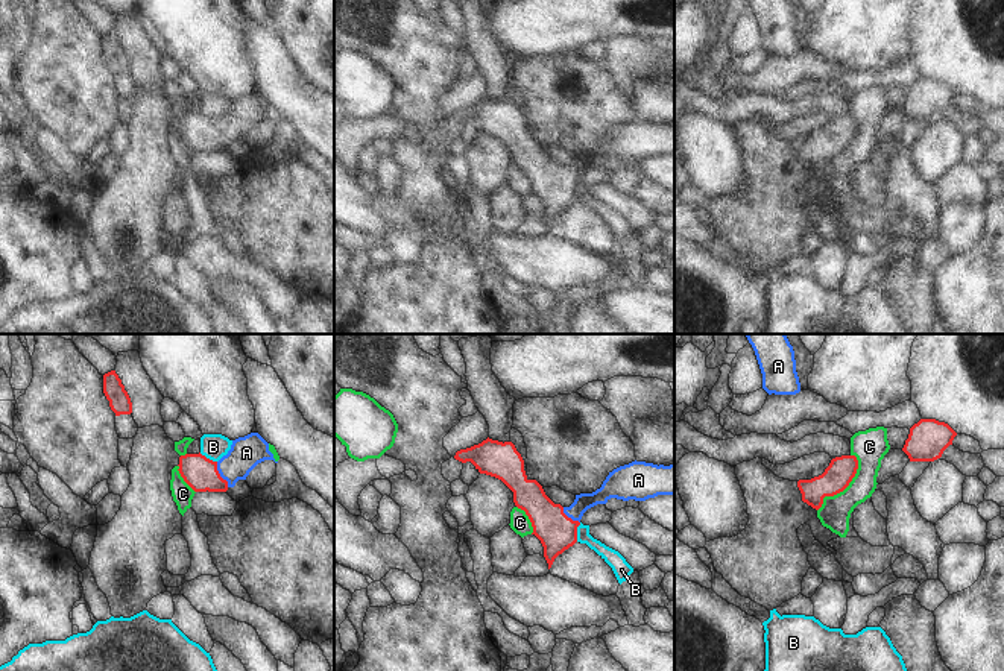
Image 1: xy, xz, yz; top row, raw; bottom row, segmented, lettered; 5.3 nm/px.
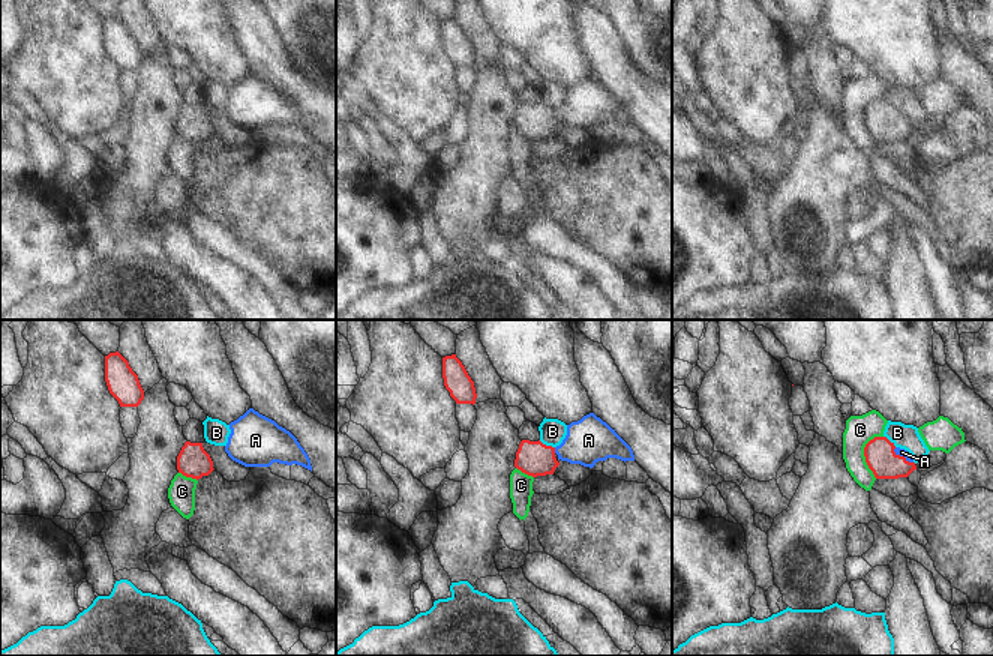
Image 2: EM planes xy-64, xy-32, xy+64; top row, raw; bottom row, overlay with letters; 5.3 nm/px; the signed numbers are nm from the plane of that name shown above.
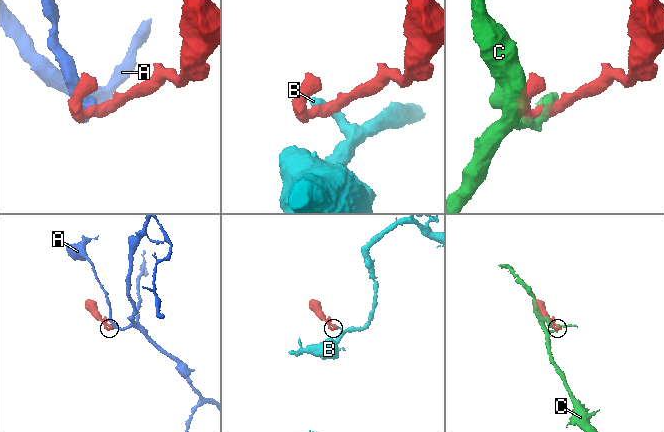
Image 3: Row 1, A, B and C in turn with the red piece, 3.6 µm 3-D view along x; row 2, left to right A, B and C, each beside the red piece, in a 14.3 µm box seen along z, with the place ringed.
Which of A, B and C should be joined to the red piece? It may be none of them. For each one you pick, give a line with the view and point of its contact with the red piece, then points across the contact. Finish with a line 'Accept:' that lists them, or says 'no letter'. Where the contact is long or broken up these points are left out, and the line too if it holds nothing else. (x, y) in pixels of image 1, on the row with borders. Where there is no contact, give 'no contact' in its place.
A: meets red in xy at (219, 474); runs through xy (201, 474), (219, 474), (228, 471), (246, 453)
Accept: A

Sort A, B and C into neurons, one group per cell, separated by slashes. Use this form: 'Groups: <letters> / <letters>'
Groups: A / B / C.

